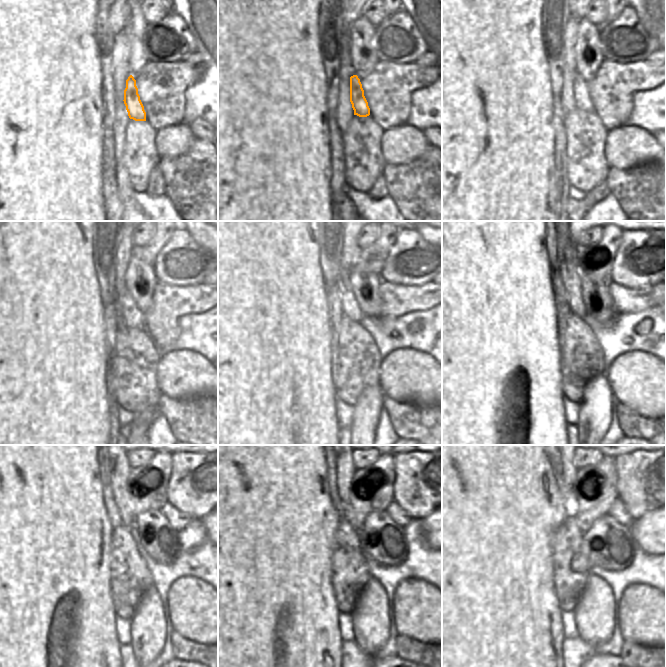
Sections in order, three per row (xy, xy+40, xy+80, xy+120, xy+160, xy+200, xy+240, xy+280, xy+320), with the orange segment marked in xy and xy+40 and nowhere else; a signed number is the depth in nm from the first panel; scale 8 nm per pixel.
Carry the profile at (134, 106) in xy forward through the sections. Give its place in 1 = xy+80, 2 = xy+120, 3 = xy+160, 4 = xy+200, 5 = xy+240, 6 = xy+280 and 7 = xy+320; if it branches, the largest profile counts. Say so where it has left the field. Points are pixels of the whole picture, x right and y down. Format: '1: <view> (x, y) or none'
1: xy+80 (582, 98)
2: xy+120 (130, 315)
3: xy+160 (350, 308)
4: xy+200 (569, 271)
5: xy+240 (121, 470)
6: xy+280 (345, 469)
7: xy+320 (569, 473)

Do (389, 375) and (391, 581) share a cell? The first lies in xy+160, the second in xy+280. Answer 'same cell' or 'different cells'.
different cells

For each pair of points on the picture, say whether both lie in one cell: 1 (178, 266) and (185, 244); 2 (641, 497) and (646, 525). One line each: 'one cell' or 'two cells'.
1: one cell
2: two cells

